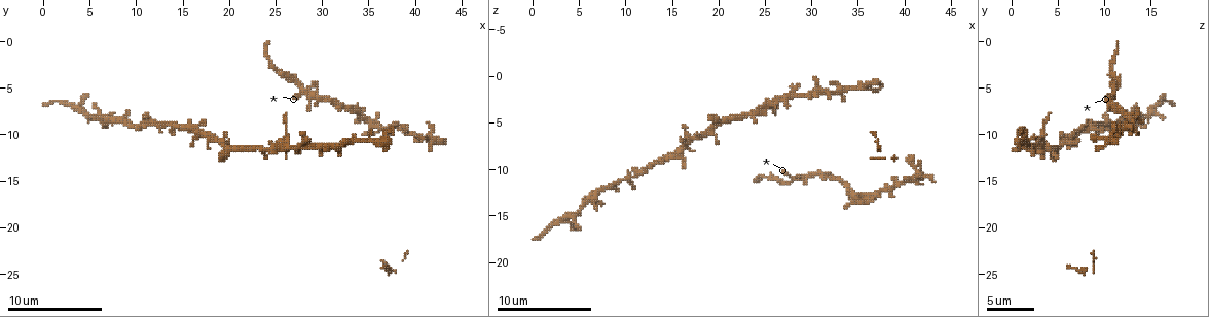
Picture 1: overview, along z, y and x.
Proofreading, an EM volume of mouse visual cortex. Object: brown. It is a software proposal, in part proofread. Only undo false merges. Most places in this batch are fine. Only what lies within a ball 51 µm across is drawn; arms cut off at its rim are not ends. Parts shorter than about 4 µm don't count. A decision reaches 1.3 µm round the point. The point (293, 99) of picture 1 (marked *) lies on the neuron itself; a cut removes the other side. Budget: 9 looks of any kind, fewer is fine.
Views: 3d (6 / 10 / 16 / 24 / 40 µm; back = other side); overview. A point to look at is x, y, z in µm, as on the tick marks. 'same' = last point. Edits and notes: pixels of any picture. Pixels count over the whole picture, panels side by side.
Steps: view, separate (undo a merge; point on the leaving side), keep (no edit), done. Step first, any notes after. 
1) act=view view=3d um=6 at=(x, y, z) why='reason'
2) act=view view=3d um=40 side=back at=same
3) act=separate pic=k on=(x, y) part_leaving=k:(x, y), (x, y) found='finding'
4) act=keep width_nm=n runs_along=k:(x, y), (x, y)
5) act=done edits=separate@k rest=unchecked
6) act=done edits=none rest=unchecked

act=view view=3d um=10 at=(28.4, 5.4, 11.0) why='side arm on a straight run'

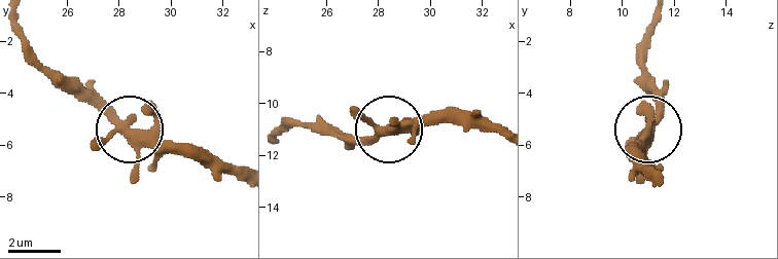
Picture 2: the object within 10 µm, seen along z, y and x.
act=view view=3d um=6 at=(28.1, 5.2, 11.1)

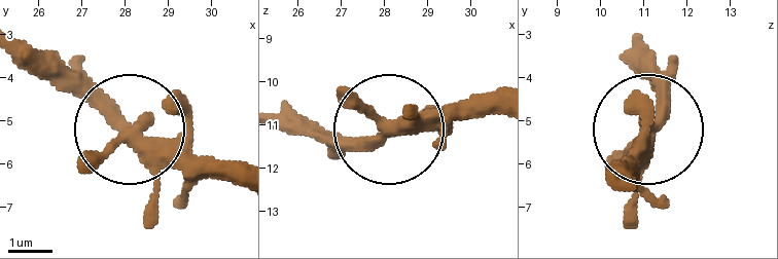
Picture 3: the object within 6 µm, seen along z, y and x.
act=keep arms=3 runs_along=3:(80, 170), (125, 125), (58, 51) found='all the same neuron'

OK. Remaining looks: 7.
act=view view=3d um=6 at=(38.2, 9.2, 12.2)

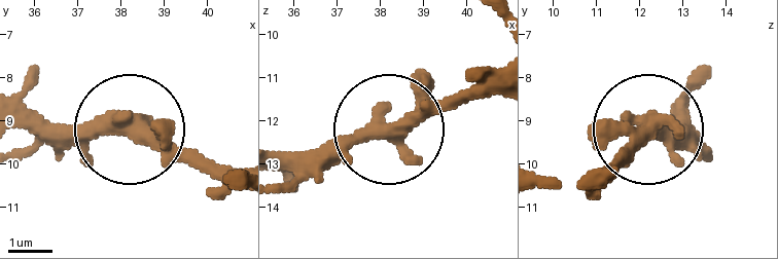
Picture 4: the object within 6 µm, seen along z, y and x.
act=keep found='continuous, no second neuron'

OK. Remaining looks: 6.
act=view view=3d um=16 at=(26.2, 10.4, 3.2)

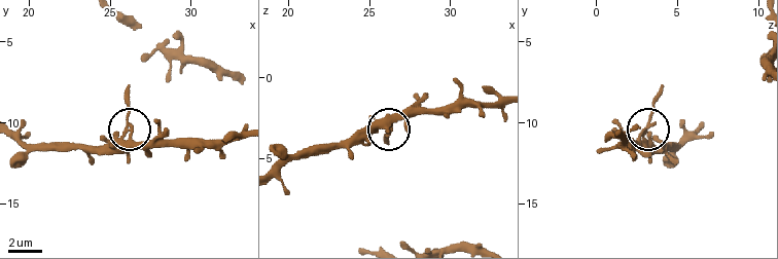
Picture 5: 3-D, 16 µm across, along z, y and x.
act=view view=3d um=6 at=(26.3, 10.2, 3.1)

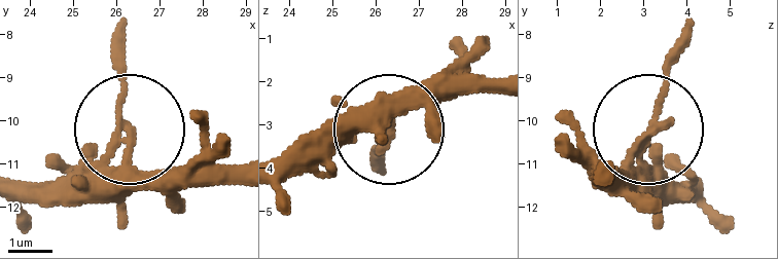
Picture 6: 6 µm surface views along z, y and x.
act=keep found='continuous, no second neuron'

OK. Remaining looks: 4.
act=view view=3d um=6 at=(24.8, 2.8, 10.8) why='thick turns thin'

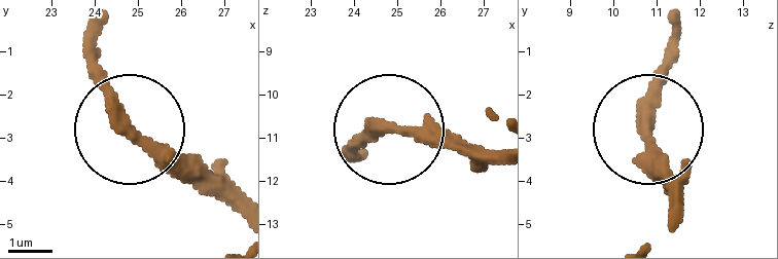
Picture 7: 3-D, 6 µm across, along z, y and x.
act=keep found='continuous, no second neuron'

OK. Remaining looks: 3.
act=done edits=none rest=unchecked

